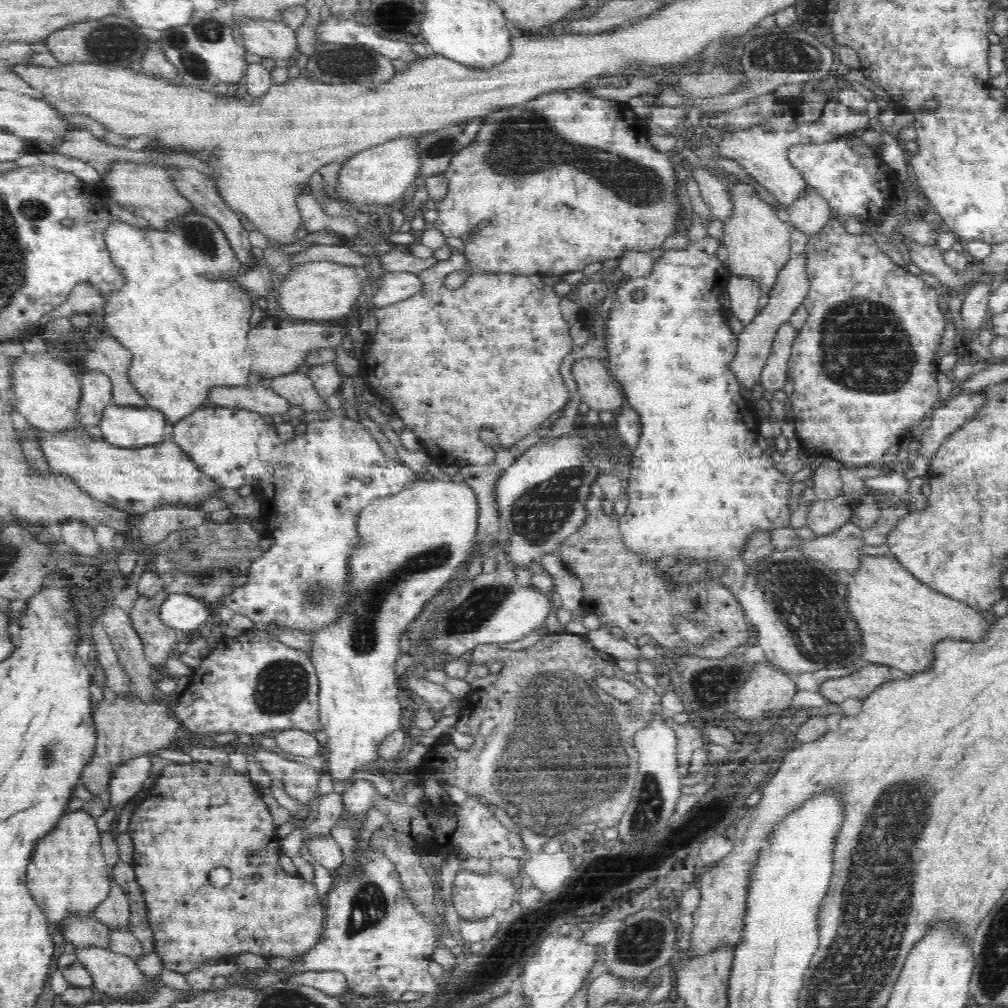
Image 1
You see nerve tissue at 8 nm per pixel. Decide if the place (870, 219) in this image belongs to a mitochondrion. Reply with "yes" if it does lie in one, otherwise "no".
no

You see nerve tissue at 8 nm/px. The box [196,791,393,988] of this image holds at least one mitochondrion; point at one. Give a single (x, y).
(369, 906)

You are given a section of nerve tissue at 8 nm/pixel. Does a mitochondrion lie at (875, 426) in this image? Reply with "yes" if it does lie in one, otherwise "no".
no

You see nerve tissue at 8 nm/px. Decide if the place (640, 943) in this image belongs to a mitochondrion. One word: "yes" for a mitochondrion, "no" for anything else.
yes

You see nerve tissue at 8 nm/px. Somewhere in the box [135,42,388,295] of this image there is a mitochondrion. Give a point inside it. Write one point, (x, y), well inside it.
(340, 64)

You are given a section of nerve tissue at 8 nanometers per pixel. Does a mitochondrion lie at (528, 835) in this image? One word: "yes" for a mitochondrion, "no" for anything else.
yes

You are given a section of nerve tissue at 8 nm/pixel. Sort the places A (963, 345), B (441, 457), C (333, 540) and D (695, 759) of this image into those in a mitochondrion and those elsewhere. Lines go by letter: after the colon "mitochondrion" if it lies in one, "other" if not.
A: other
B: other
C: other
D: other

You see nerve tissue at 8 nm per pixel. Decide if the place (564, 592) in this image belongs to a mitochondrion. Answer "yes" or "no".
no

